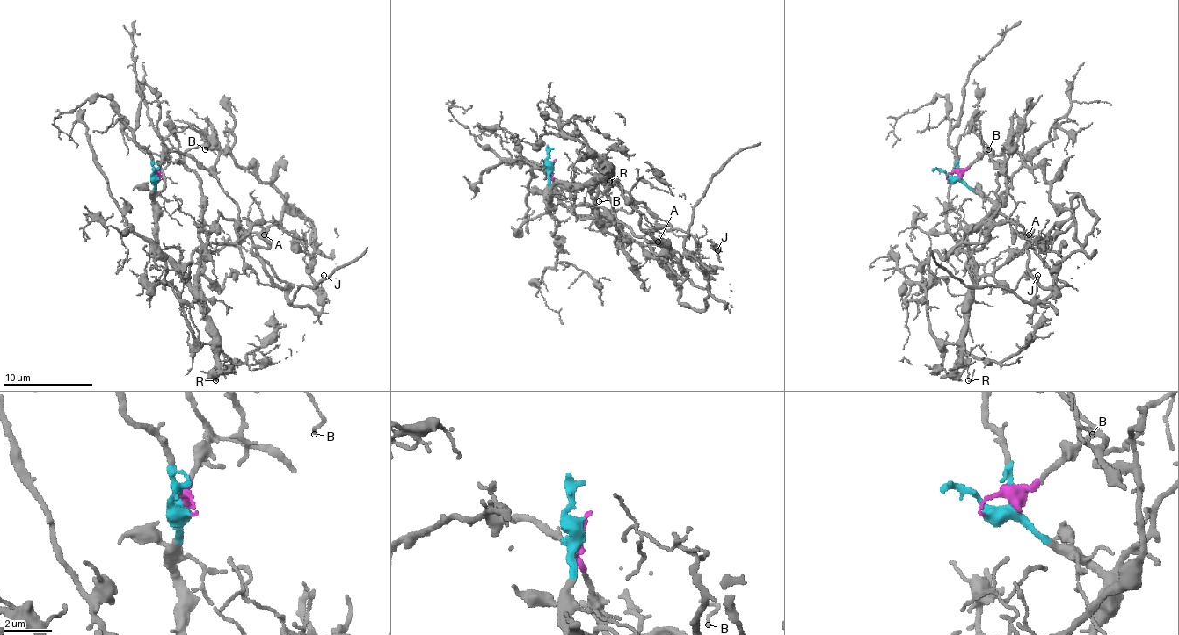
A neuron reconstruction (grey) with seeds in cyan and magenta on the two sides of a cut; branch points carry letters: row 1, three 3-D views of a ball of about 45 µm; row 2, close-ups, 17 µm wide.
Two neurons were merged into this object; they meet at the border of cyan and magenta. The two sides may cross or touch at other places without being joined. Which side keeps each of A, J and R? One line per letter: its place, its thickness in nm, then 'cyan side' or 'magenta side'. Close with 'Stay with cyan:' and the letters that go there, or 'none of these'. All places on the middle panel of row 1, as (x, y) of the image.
A: place (658, 241); calibre 110 nm; magenta side
J: place (717, 250); calibre 130 nm; magenta side
R: place (609, 181); calibre 120 nm; cyan side
Stay with cyan: R

